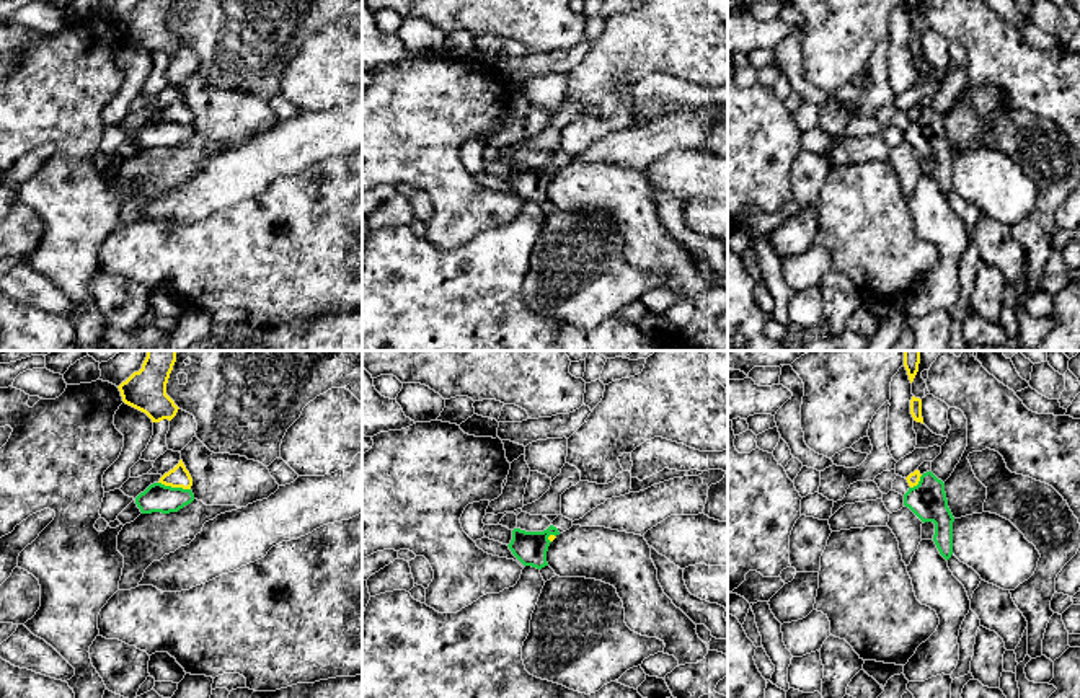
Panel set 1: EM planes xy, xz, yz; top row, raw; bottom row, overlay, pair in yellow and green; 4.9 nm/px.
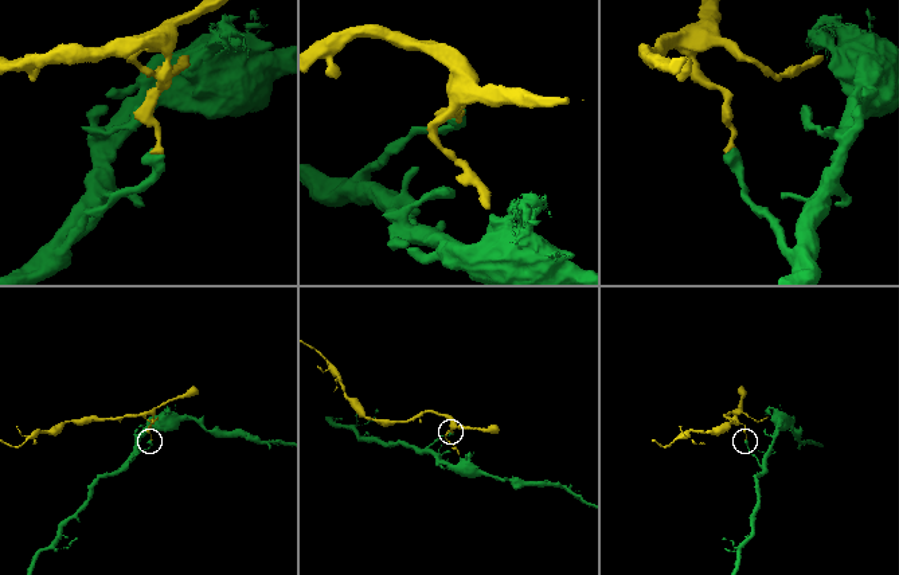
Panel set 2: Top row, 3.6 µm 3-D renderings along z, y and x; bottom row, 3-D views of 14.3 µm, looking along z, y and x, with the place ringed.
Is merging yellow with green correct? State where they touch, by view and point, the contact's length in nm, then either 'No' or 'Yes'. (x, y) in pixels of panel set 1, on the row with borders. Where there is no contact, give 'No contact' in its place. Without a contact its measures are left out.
Touches yellow at xy (175, 486). Shared border 170 nm. No

